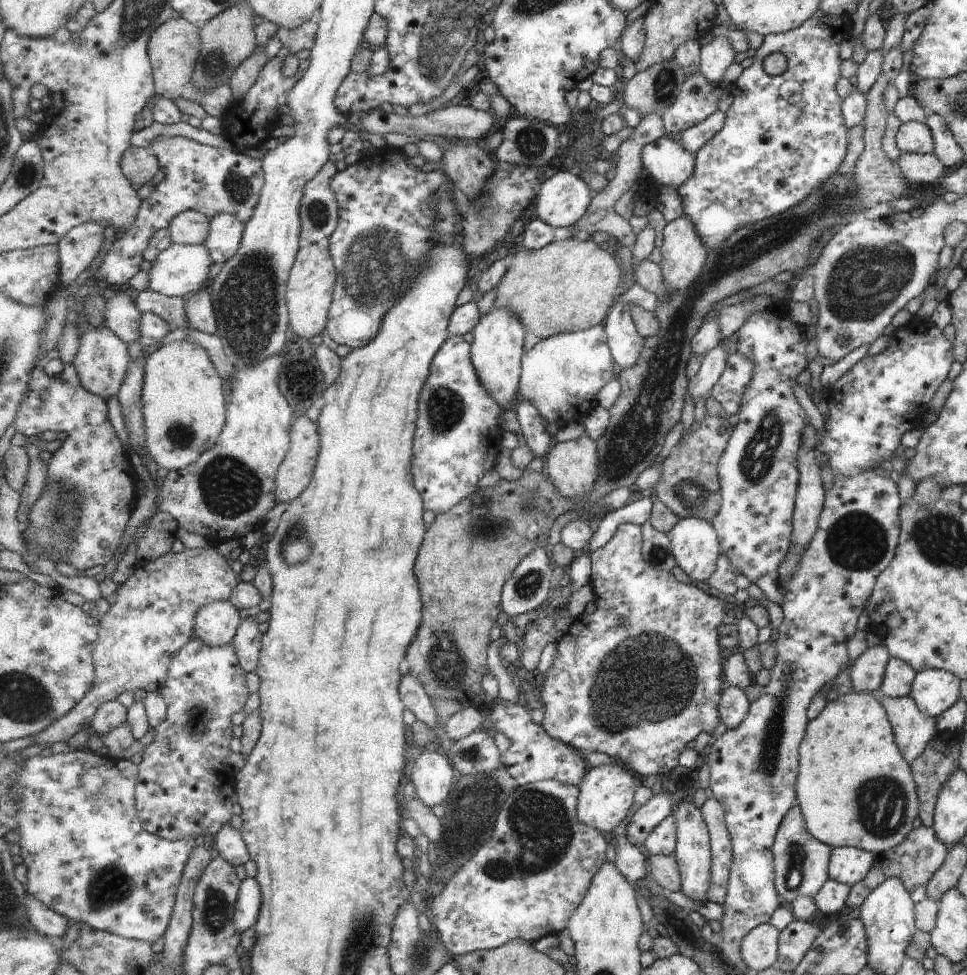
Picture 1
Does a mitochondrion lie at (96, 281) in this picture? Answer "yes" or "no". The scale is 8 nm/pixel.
no

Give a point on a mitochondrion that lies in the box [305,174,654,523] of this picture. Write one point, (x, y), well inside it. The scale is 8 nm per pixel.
(378, 263)

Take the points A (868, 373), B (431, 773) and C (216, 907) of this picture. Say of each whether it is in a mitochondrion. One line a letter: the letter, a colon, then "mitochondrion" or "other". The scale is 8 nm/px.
A: other
B: other
C: mitochondrion

